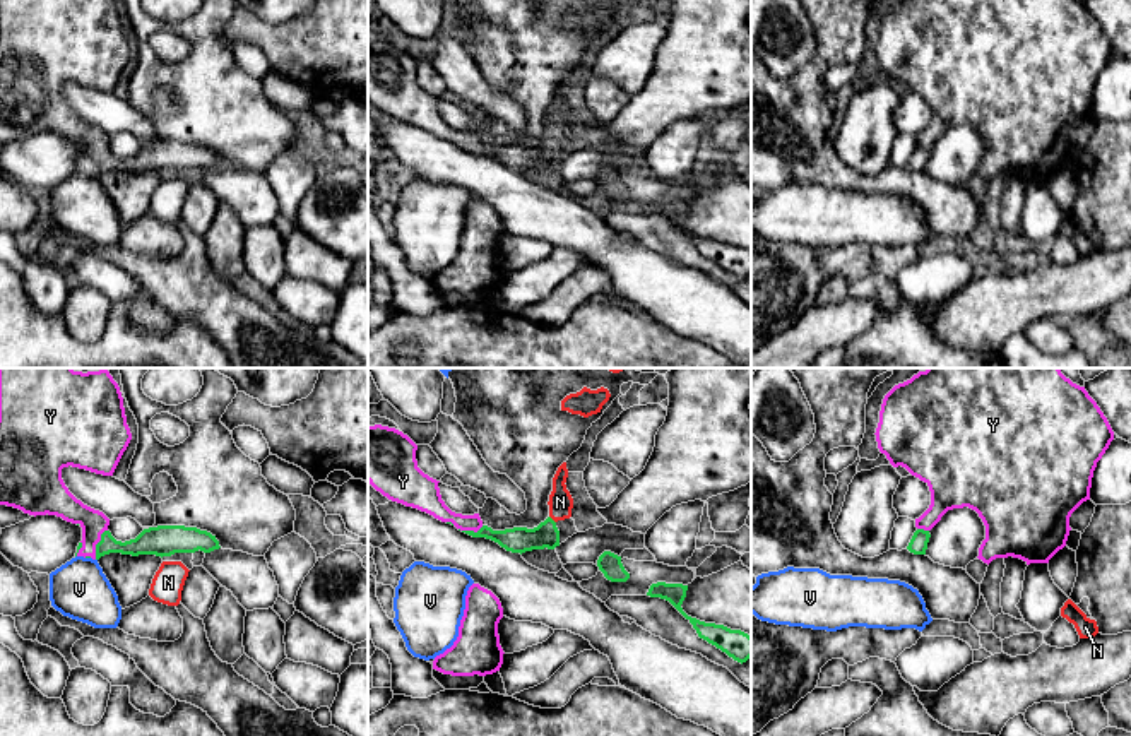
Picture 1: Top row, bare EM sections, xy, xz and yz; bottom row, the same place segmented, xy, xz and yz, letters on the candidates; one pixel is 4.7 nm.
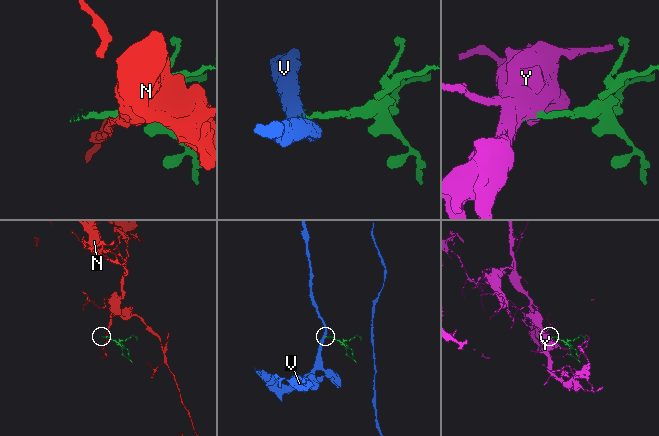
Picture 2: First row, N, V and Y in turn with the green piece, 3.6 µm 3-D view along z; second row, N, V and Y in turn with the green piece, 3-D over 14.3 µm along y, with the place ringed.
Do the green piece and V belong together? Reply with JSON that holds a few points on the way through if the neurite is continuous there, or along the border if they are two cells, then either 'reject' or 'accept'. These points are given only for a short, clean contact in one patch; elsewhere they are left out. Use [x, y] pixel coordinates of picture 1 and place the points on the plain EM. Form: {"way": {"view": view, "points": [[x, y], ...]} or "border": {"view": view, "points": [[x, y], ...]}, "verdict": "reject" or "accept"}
{"border": {"view": "xy", "points": [[86, 173], [89, 175]]}, "verdict": "reject"}

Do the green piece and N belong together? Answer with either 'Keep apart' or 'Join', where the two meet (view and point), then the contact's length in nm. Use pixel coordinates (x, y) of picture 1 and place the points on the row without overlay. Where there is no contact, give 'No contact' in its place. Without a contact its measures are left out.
Keep apart. Touches green at xz (551, 136). Shared border 50 nm

